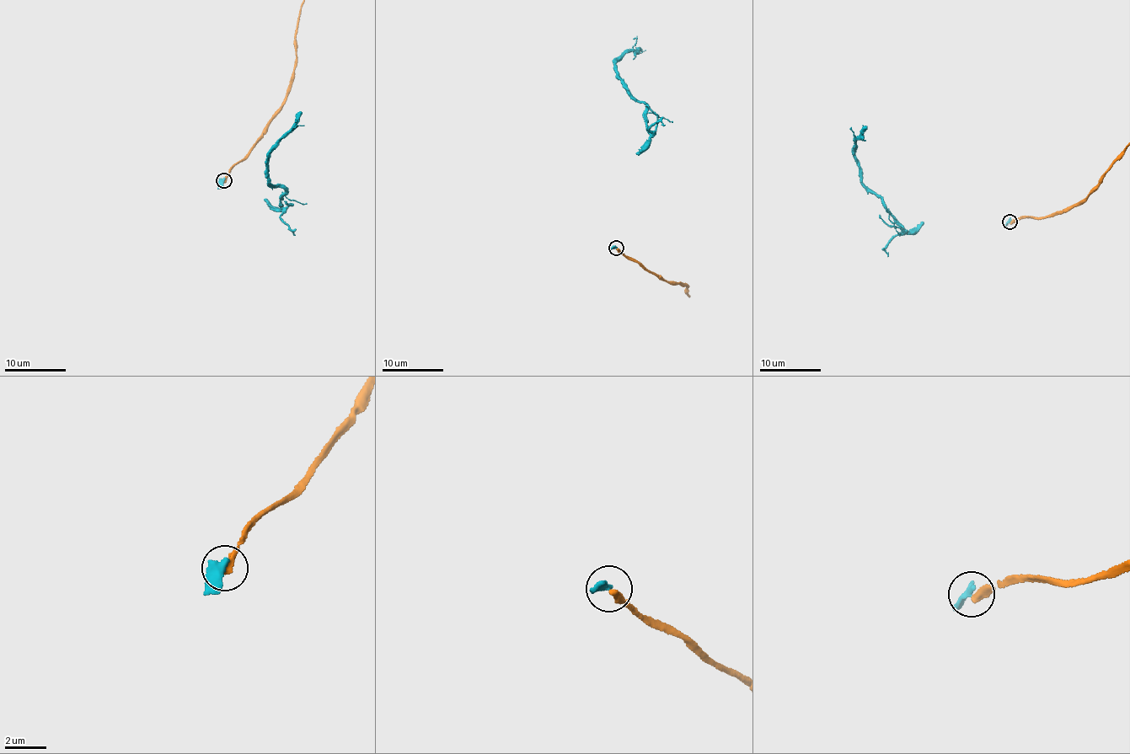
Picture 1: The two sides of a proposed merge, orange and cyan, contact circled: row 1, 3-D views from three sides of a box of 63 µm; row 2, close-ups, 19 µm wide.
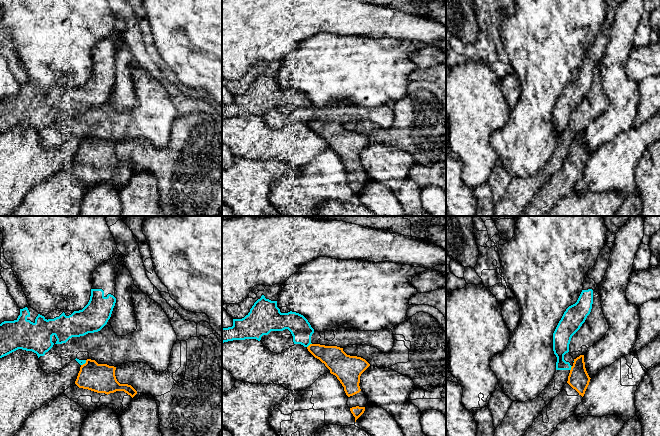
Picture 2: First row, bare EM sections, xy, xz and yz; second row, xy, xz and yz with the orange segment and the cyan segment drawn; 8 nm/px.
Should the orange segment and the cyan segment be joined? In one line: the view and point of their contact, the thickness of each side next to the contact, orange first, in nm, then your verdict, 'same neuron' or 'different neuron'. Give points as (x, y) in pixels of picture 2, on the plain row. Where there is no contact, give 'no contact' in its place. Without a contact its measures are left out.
contact xz (309, 121); calibres 190 and 170 nm; different neuron

